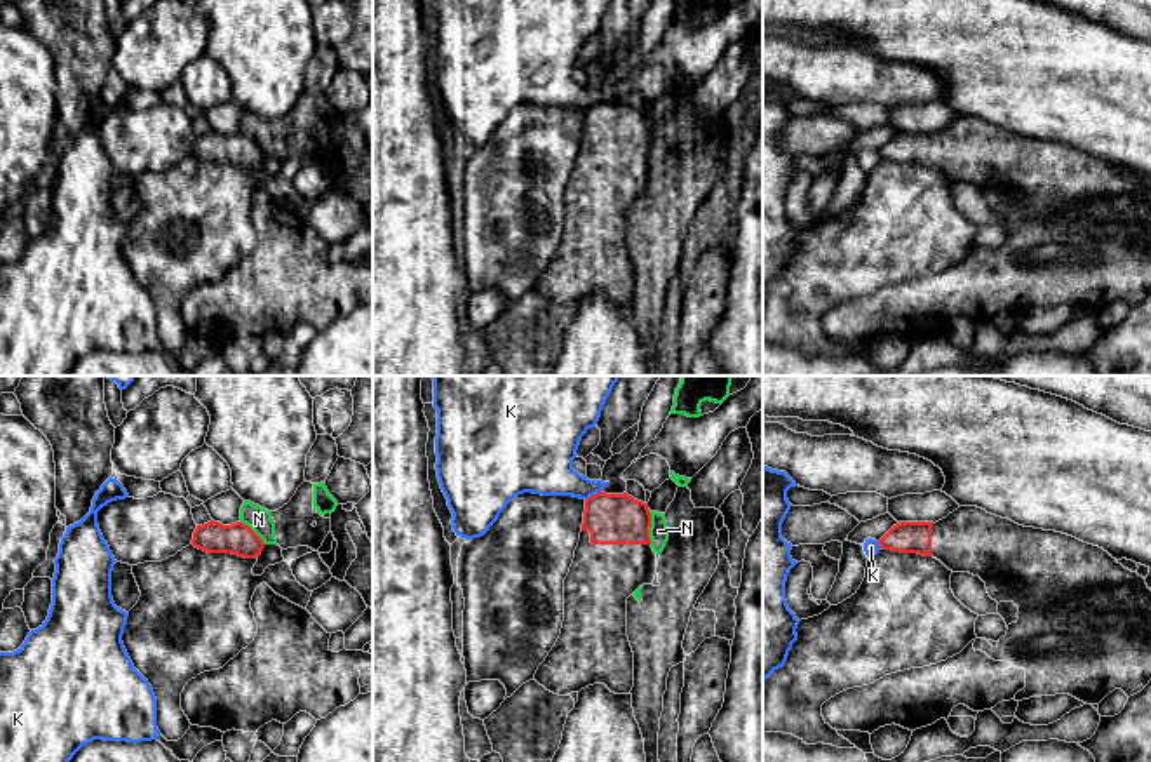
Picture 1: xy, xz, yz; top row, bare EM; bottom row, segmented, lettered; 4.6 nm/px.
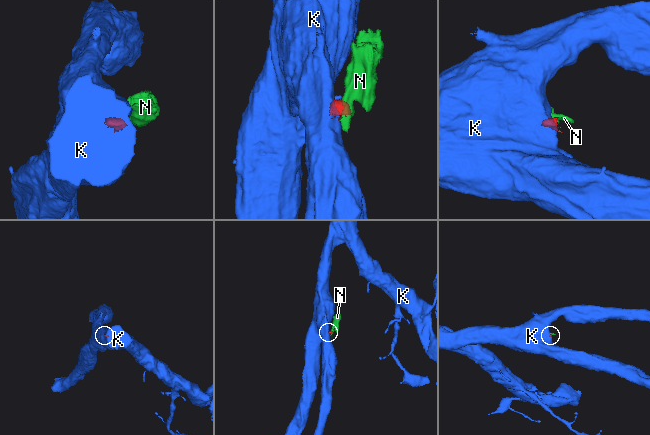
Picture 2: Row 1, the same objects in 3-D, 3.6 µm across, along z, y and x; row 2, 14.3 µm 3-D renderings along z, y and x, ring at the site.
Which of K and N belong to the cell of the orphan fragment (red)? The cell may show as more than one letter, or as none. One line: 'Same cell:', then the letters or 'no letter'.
Same cell: no letter

